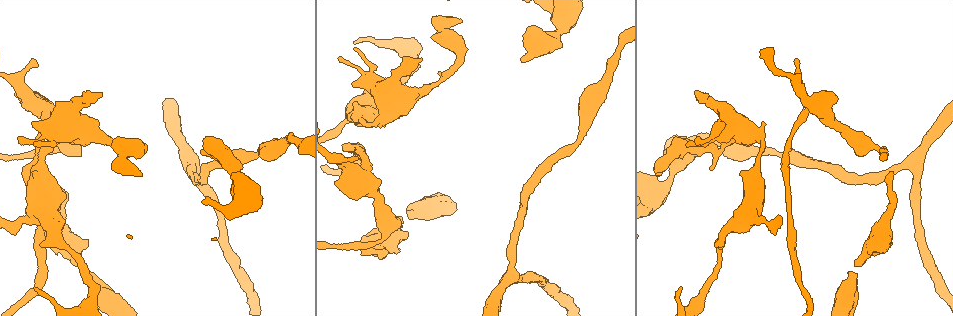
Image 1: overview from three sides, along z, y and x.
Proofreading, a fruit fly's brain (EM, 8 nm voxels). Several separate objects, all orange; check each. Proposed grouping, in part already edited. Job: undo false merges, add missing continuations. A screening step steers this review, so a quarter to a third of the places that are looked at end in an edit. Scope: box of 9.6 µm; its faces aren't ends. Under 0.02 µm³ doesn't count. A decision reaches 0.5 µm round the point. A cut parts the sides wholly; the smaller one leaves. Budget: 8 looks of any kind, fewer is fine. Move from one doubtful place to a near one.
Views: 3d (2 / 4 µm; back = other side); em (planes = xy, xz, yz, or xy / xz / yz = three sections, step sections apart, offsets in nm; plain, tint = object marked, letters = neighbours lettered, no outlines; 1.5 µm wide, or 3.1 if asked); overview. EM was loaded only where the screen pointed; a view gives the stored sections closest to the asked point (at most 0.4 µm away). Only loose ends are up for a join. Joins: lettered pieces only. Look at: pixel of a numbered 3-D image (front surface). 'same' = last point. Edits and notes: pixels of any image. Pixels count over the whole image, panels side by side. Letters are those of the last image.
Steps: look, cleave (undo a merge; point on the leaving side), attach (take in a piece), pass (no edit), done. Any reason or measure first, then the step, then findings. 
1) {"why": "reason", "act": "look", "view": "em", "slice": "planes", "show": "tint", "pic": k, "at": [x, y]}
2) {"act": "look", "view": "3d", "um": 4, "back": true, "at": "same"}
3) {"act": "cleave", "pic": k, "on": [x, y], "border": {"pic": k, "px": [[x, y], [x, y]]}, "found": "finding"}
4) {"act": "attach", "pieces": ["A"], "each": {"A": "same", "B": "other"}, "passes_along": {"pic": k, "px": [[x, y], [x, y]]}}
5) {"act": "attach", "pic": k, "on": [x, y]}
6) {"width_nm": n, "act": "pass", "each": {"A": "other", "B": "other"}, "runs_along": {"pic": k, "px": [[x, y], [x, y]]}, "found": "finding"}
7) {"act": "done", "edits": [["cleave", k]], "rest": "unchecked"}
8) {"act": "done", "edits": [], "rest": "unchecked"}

{"why": "an open end", "act": "look", "view": "em", "slice": "planes", "show": "letters", "pic": 1, "at": [402, 218]}

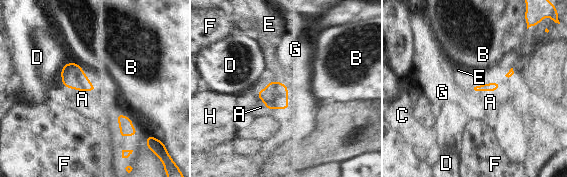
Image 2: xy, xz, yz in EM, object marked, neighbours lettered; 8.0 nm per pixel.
{"act": "pass", "each": {"A": "other", "B": "other", "C": "other", "D": "other", "E": "other", "F": "other", "G": "other", "H": "other"}, "found": "none of them fits"}

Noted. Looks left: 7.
{"why": "thin neck", "act": "look", "view": "em", "slice": "xz", "step": 4, "show": "tint", "pic": 1, "at": [377, 243]}

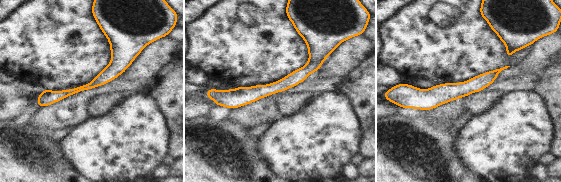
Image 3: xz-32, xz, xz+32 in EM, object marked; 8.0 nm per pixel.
{"why": "cut it another way", "act": "look", "view": "em", "slice": "planes", "show": "tint", "at": "same"}

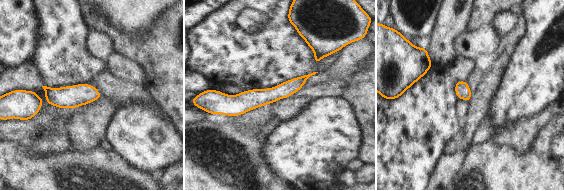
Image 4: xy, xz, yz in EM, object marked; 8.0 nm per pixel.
{"act": "look", "view": "em", "slice": "planes", "show": "letters", "at": "same"}

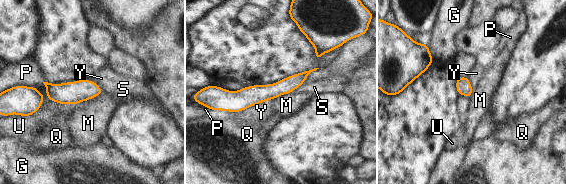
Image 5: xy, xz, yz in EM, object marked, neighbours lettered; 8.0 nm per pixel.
{"act": "pass", "each": {"G": "other", "M": "other", "P": "other", "Q": "other", "S": "other", "U": "other", "Y": "other"}, "runs_along": {"pic": 5, "px": [[305, 74], [269, 92], [221, 96]]}, "found": "continuous, no second neuron"}

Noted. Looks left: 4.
{"why": "thin end", "act": "look", "view": "3d", "um": 2, "pic": 1, "at": [710, 169]}

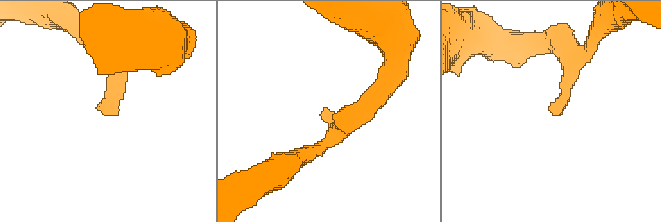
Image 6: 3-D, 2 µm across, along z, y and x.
{"act": "look", "view": "em", "slice": "planes", "show": "letters", "pic": 6, "at": [552, 111]}

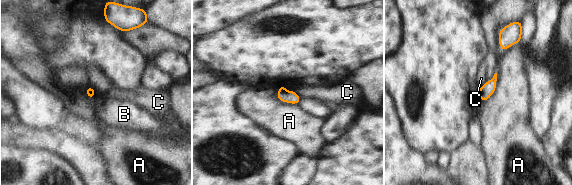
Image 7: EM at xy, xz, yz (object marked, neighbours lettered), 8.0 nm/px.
{"longest_contact_nm": ["A", 200], "act": "pass", "each": {"A": "other", "B": "other", "C": "other"}, "border": {"pic": 7, "px": [[499, 30], [503, 50], [519, 42]]}, "found": "no lettered piece goes on from it"}

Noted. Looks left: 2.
{"act": "done", "edits": [], "rest": "unchecked"}

